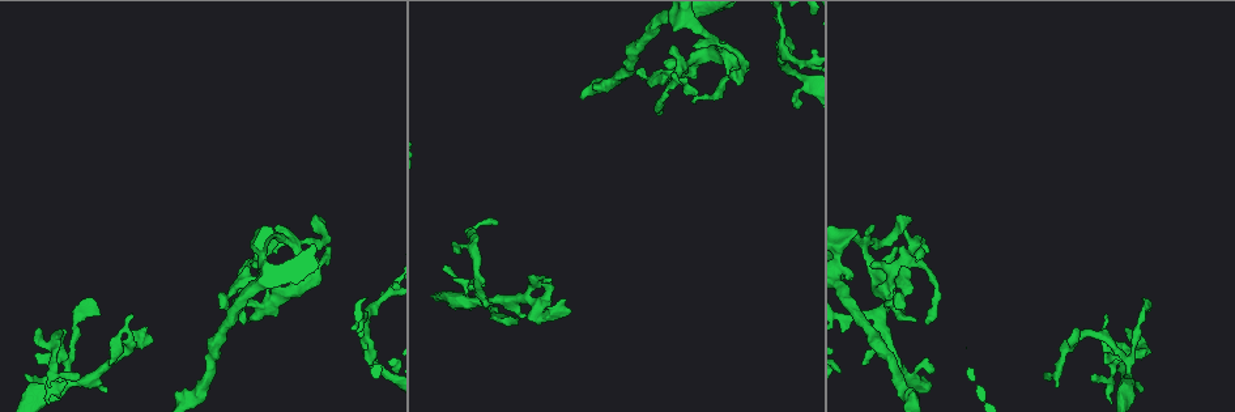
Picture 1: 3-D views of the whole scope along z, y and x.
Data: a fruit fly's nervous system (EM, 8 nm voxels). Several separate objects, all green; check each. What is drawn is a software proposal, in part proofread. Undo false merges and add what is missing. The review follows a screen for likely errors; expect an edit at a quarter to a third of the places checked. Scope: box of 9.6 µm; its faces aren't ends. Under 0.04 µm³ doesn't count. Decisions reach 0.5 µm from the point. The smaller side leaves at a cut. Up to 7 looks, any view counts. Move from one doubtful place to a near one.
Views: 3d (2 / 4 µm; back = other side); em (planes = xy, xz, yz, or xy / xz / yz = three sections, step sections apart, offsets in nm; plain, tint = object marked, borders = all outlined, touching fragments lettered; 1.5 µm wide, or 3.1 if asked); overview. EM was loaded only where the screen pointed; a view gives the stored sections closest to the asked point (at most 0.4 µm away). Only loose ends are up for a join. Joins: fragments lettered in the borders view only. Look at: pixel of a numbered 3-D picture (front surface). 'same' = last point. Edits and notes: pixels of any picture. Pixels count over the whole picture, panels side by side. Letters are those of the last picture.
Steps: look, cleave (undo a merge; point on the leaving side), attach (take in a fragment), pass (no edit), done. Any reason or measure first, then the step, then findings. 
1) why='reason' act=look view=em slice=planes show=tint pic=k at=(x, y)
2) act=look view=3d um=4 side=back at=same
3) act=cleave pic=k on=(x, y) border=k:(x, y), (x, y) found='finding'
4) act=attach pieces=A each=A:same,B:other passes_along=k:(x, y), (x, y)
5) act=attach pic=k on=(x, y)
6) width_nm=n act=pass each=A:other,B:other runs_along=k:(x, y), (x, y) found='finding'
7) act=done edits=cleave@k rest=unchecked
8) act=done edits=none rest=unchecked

act=look view=3d um=2 pic=1 at=(916, 319)

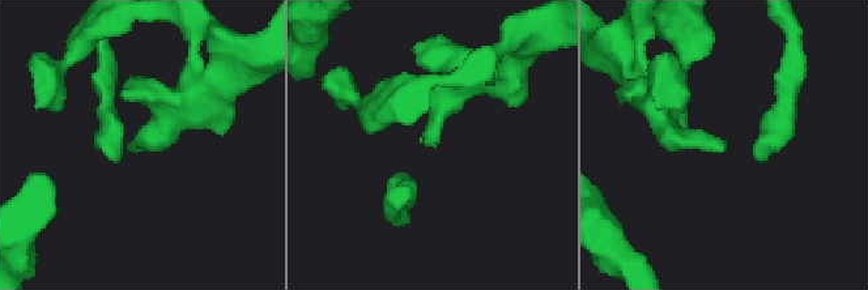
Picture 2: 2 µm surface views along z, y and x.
why='need the tissue' act=look view=em slice=planes show=borders pic=2 at=(131, 151)

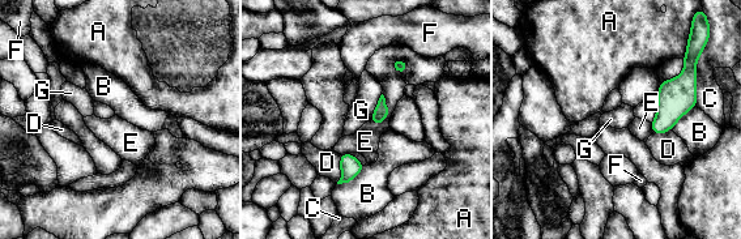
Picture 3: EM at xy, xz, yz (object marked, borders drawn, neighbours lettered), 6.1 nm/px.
act=pass each=A:other,B:other,C:other,D:other,E:other,F:other,G:other found='none of them fits'

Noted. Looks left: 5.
why='free end' act=look view=3d um=2 pic=1 at=(932, 373)

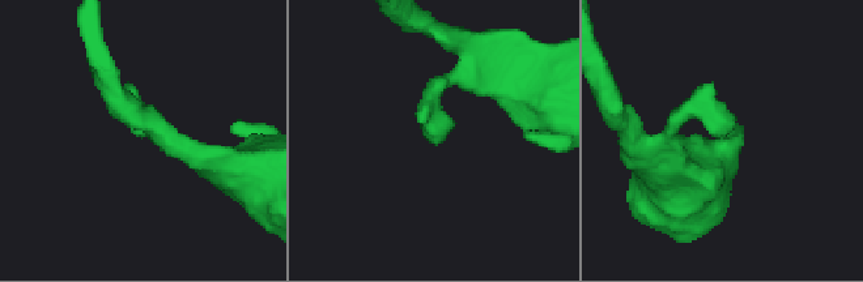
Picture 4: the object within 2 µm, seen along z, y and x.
why='now the EM' act=look view=em slice=planes show=borders pic=4 at=(431, 140)

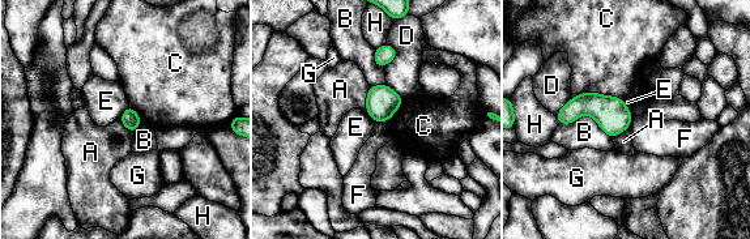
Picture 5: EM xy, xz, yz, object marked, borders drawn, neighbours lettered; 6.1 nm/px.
width_nm=110 act=pass each=A:other,B:other,C:other,D:other,E:other,F:other,G:other,H:other border=5:(128, 105), (119, 120) found='none of them fits'

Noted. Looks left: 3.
why='closes a loop' act=look view=3d um=2 pic=1 at=(921, 242)

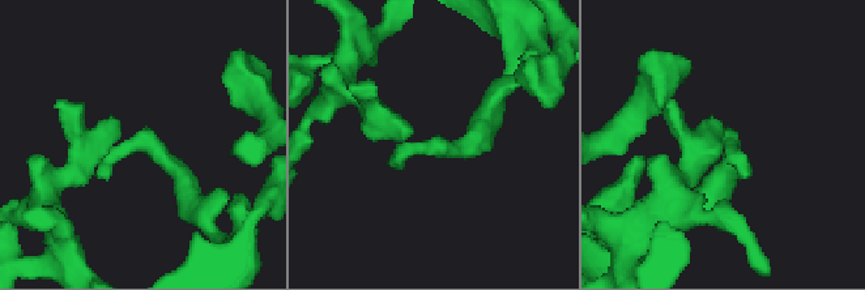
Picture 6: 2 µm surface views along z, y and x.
act=look view=em slice=xy step=8 show=borders pic=6 at=(144, 142)

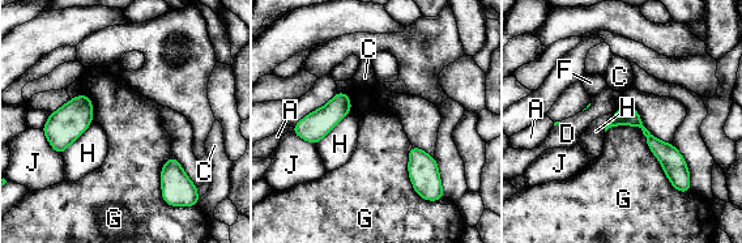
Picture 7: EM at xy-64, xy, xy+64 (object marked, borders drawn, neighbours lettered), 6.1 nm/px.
longest_contact=G:600nm act=pass each=A:other,C:other,D:other,F:other,G:other,H:other,J:other border=7:(605, 131), (636, 126), (682, 192) found='one cell here'

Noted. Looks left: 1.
act=done edits=none rest=unchecked

